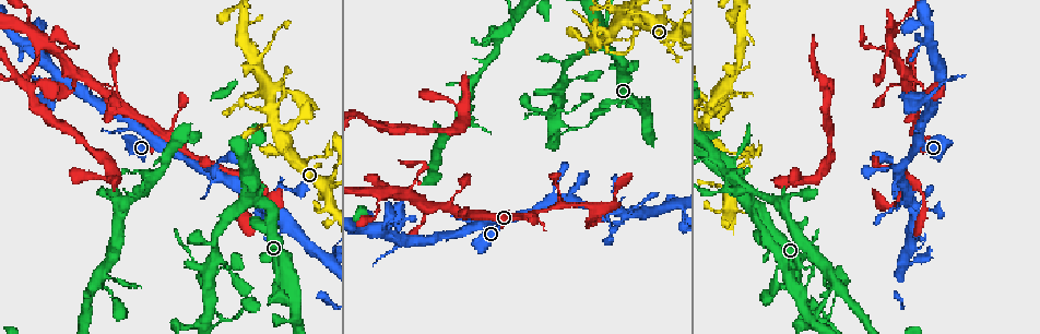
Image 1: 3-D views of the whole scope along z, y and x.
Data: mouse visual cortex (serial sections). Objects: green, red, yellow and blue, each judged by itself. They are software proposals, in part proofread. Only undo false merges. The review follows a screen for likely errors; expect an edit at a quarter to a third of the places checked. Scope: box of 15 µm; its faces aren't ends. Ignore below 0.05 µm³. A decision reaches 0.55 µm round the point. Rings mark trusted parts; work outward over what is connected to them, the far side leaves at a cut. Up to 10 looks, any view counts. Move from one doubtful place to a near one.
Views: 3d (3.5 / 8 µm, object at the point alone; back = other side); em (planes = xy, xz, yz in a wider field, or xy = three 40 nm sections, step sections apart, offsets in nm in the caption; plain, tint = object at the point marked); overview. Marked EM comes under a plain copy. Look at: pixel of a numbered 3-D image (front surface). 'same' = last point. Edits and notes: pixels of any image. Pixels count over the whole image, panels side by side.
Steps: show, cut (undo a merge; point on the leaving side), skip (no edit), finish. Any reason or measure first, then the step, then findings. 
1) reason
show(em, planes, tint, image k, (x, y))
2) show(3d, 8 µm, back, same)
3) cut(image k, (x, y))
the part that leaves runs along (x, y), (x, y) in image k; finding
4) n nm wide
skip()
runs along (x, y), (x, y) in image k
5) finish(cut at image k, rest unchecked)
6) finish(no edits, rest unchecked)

abrupt turn
show(3d, 3.5 µm, image 1, (245, 200))

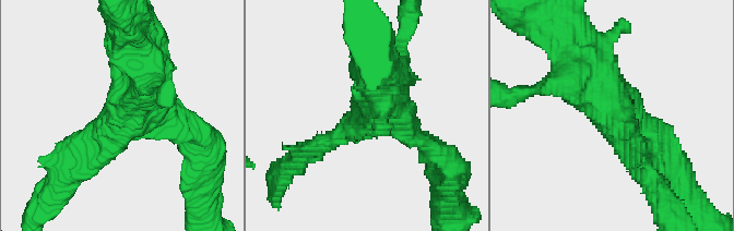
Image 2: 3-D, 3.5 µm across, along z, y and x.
4 arms; arms of 300, 350, 450, 600 nm; shape alone is not enough
show(em, xy, step 3, tint, image 2, (611, 114))

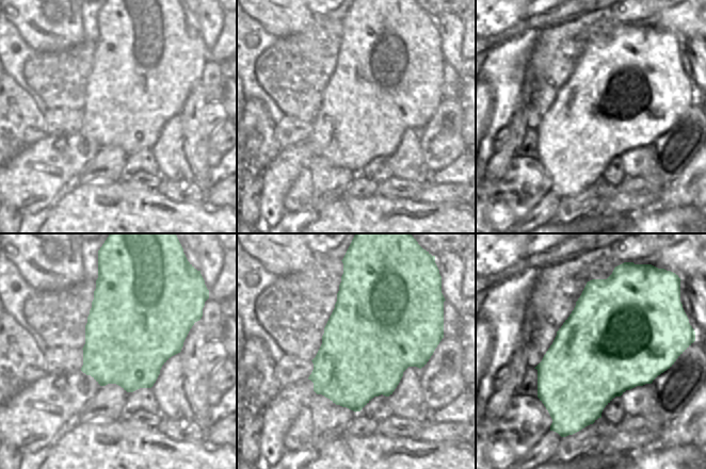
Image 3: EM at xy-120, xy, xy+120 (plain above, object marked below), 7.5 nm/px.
skip()
runs along (193, 134), (133, 105), (86, 152) in image 2; all the same cell

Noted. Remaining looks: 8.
four or more arms meet
show(3d, 3.5 µm, image 1, (268, 110))

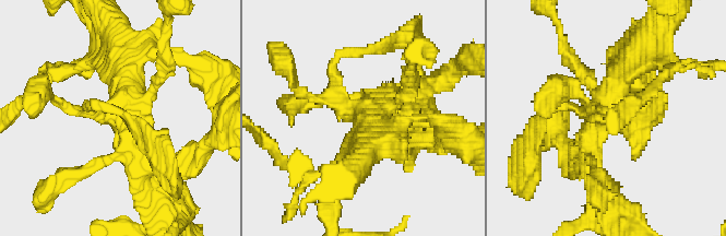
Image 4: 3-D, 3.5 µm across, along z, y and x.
now the EM
show(em, xy, step 5, tint, image 4, (370, 105))

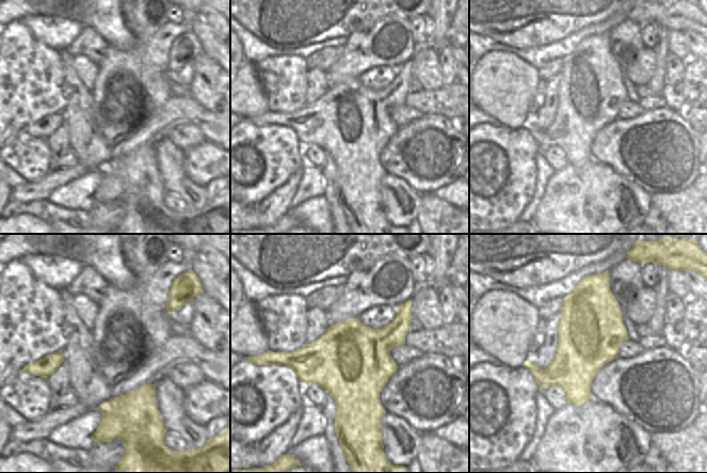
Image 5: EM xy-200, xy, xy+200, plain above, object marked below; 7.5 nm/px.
another direction
show(em, planes, tint, same)

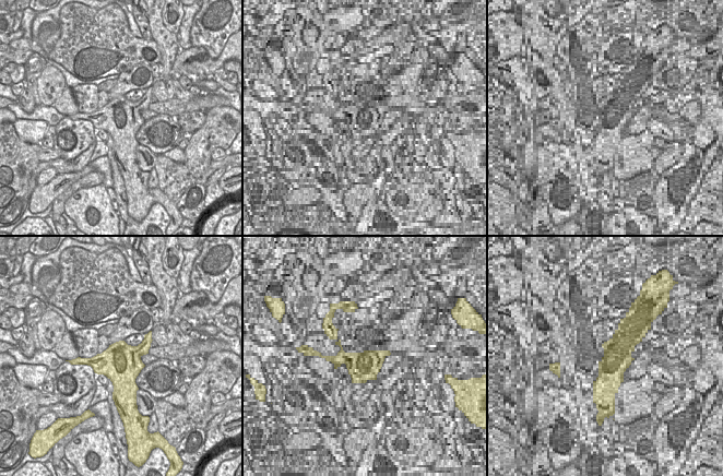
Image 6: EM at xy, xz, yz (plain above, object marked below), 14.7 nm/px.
skip()
runs along (598, 180), (598, 114), (641, 54) in image 4; all the same cell

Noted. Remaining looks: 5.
looks like a crossing
show(3d, 3.5 µm, image 1, (914, 198))

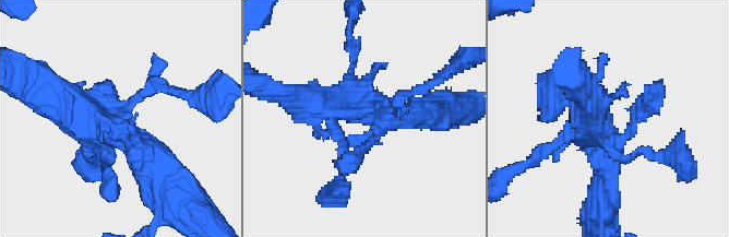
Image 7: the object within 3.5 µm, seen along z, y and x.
shape alone is not enough
show(em, xy, step 5, tint, image 7, (120, 126))

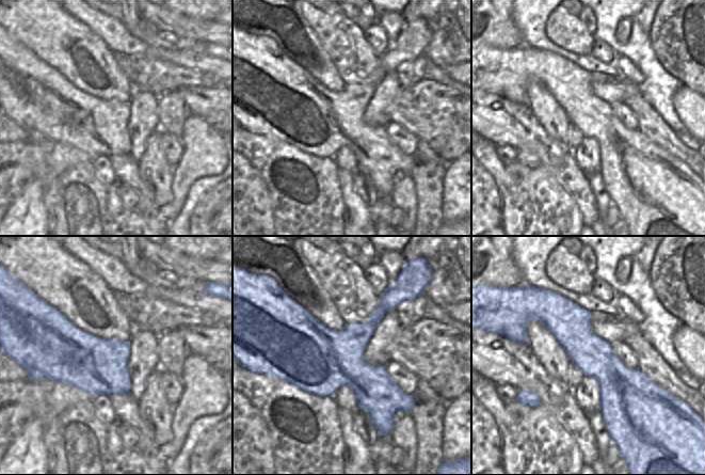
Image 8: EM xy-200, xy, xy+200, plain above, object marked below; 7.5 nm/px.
another direction
show(em, xy, step 3, tint, same)

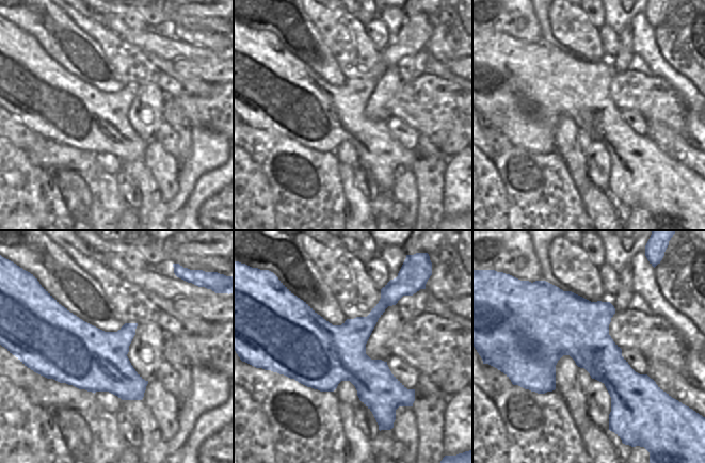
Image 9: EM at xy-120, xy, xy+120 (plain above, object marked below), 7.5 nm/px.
skip()
runs along (60, 99), (120, 127), (170, 180) in image 7; one cell here

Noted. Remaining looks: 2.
thin arm on a thick one
show(3d, 3.5 µm, image 1, (678, 203))

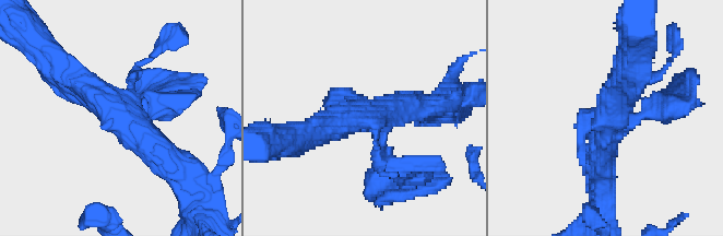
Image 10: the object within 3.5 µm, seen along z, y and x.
4 arms; arms of 100, 250, 400, 400 nm
show(em, xy, step 2, tint, image 10, (118, 116))

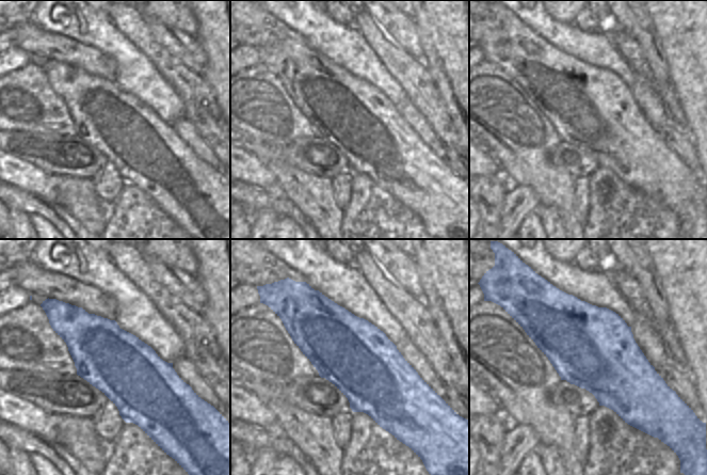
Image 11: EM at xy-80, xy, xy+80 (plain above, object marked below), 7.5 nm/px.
skip()
one cell here

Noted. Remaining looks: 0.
finish(no edits, rest unchecked)

